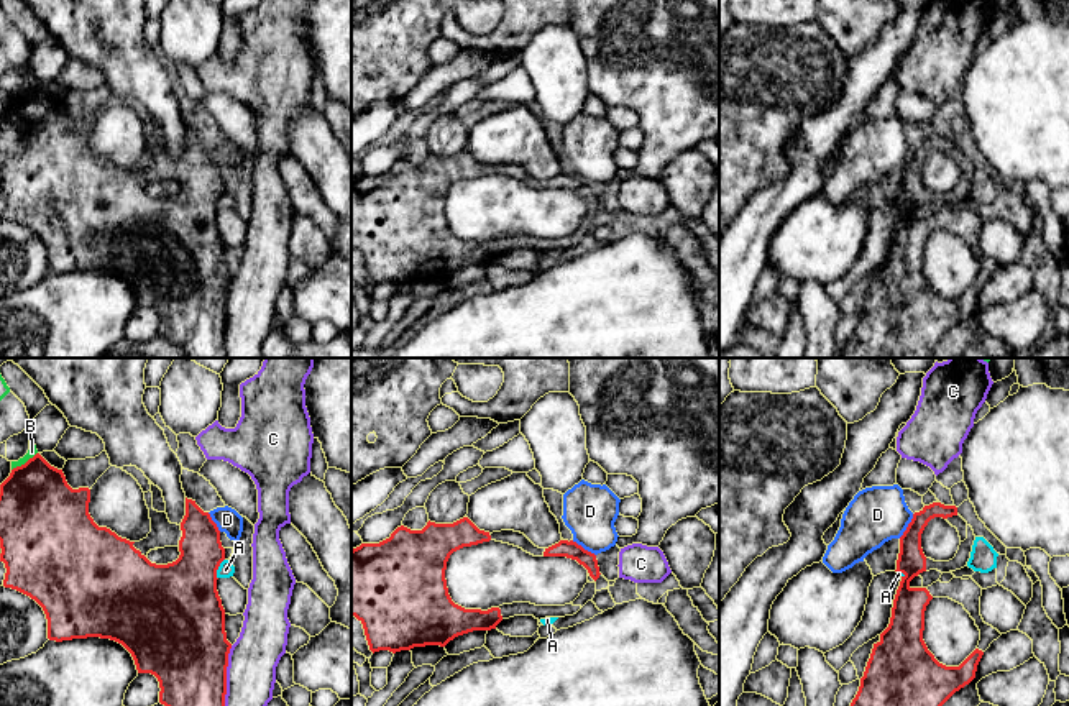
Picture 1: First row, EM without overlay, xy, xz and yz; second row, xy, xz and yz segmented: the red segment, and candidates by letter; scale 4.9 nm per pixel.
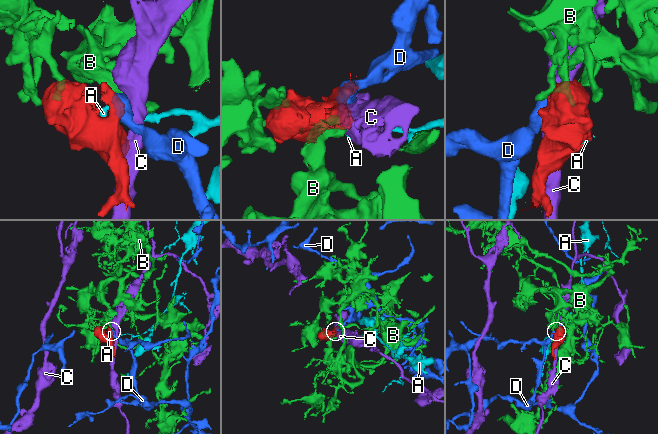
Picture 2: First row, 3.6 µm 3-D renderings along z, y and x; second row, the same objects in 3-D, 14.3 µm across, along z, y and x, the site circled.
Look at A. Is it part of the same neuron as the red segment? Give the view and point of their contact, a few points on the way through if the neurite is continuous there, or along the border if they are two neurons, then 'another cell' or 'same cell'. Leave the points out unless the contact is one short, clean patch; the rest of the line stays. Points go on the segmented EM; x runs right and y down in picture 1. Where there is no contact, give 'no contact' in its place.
xy (217, 568) | another cell

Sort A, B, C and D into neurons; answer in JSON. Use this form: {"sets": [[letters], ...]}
{"sets": [["A"], ["B"], ["C"], ["D"]]}

